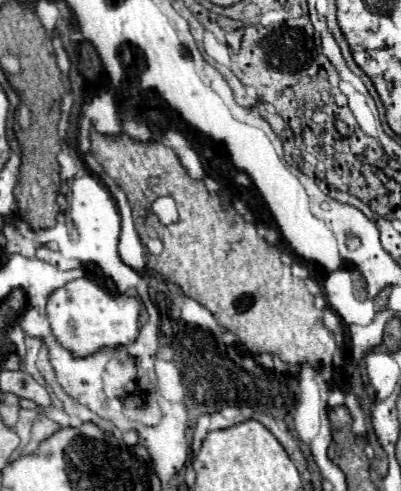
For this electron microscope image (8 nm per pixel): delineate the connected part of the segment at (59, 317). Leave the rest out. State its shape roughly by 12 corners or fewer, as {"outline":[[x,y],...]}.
{"outline":[[86,277],[50,295],[58,345],[82,359],[134,343],[140,301]]}

